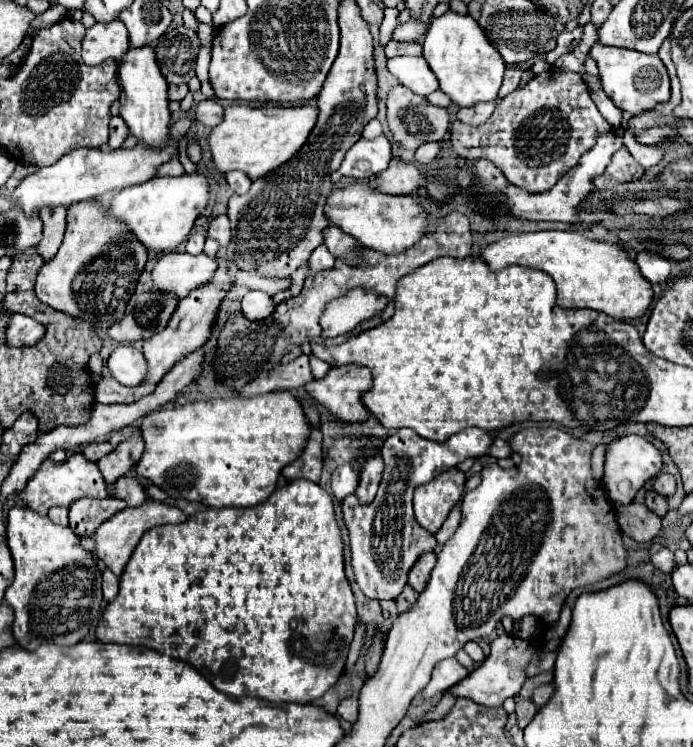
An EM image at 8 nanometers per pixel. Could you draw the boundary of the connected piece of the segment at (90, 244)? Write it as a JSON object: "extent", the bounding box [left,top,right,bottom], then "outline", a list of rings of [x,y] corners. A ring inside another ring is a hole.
{"extent":[36,202,146,322],"outline":[[[82,202],[82,206],[68,210],[64,242],[58,254],[38,272],[36,296],[54,310],[80,320],[116,322],[124,316],[144,264],[146,248],[126,234],[126,226],[106,218],[100,202]]]}

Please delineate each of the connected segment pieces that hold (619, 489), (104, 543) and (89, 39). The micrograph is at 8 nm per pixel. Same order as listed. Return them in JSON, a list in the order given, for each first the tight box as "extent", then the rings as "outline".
[{"extent":[602,434,662,506],"outline":[[[628,434],[616,442],[612,442],[608,446],[606,452],[606,462],[604,462],[604,478],[602,482],[606,482],[606,494],[612,500],[612,504],[616,506],[626,506],[630,502],[634,502],[636,492],[654,476],[658,476],[662,472],[662,454],[660,450],[648,442],[644,436],[638,434]]]},{"extent":[92,500,186,576],"outline":[[[146,500],[144,504],[136,506],[136,508],[124,508],[118,514],[114,514],[114,518],[108,518],[106,522],[102,522],[96,532],[92,534],[94,542],[96,542],[96,556],[106,564],[106,568],[110,568],[116,576],[120,576],[124,572],[126,562],[130,560],[136,544],[140,542],[142,534],[158,524],[170,524],[170,522],[184,522],[186,514],[170,504],[162,504],[156,500]]]},{"extent":[82,20,128,66],"outline":[[[122,20],[96,22],[86,30],[82,40],[82,60],[90,66],[102,64],[108,58],[122,58],[128,52],[128,32]]]}]

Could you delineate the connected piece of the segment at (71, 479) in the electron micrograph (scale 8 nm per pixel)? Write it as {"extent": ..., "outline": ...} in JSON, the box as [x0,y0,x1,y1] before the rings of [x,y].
{"extent":[18,454,108,516],"outline":[[[72,454],[63,462],[54,462],[54,460],[46,458],[42,462],[42,466],[38,468],[38,472],[26,482],[26,488],[18,494],[20,502],[26,504],[28,508],[32,508],[34,512],[38,512],[40,516],[46,516],[48,510],[54,506],[68,508],[74,500],[84,498],[84,496],[106,498],[108,490],[106,490],[106,482],[104,482],[100,470],[96,468],[96,464],[86,462],[86,458],[82,458],[82,454]]]}

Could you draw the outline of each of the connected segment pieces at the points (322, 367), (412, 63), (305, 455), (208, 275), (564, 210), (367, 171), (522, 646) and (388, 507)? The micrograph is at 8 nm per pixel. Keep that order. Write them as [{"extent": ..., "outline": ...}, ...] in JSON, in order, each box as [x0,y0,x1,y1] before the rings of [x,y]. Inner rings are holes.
[{"extent":[310,356,332,378],"outline":[[[310,356],[310,368],[312,368],[312,374],[314,374],[314,378],[322,378],[330,368],[332,368],[332,364],[328,364],[328,362],[324,362],[324,360],[320,360],[320,358],[314,358],[314,356]]]},{"extent":[388,56,438,96],"outline":[[[396,56],[388,60],[388,70],[402,86],[418,96],[428,96],[438,90],[438,80],[434,80],[432,70],[426,66],[422,56]]]},{"extent":[282,426,322,482],"outline":[[[310,426],[310,436],[308,436],[308,442],[306,442],[300,458],[290,462],[282,470],[282,474],[286,476],[286,480],[306,478],[306,480],[318,482],[320,472],[322,472],[322,434],[316,426]]]},{"extent":[152,252,218,300],"outline":[[[170,252],[156,262],[152,282],[158,292],[174,294],[182,300],[192,290],[212,282],[216,268],[218,264],[206,254],[190,256],[186,252]]]},{"extent":[506,128,624,224],"outline":[[[616,128],[610,134],[604,134],[596,142],[596,146],[580,158],[578,166],[574,166],[574,170],[568,170],[558,180],[558,184],[552,190],[548,190],[546,194],[526,194],[526,190],[518,190],[518,186],[510,184],[506,188],[510,214],[514,218],[522,218],[522,220],[560,220],[560,222],[574,222],[576,224],[578,222],[578,218],[576,218],[576,206],[578,206],[578,202],[596,188],[592,180],[606,170],[606,166],[610,164],[612,154],[622,148],[622,136],[624,136],[622,128]]]},{"extent":[330,134,390,184],"outline":[[[382,134],[374,140],[364,140],[360,138],[346,154],[342,166],[330,176],[335,184],[342,176],[350,176],[356,180],[366,180],[372,174],[378,174],[388,168],[390,164],[390,140]]]},{"extent":[450,634,538,706],"outline":[[[502,634],[498,636],[492,644],[492,654],[486,658],[482,666],[478,666],[470,676],[464,678],[462,684],[454,686],[450,692],[454,692],[460,698],[470,698],[476,704],[482,706],[502,706],[502,702],[510,696],[516,696],[524,684],[526,676],[526,666],[530,664],[532,656],[538,656],[538,648],[532,646],[528,640],[522,640],[512,634]]]},{"extent":[342,428,492,600],"outline":[[[398,428],[392,436],[384,440],[384,478],[380,482],[378,494],[370,506],[360,506],[358,498],[352,494],[342,502],[344,522],[350,532],[352,566],[356,582],[364,596],[374,600],[396,600],[406,584],[406,574],[414,564],[418,554],[436,548],[432,534],[416,534],[416,518],[412,512],[412,492],[416,486],[430,482],[440,472],[454,468],[466,458],[484,456],[492,446],[492,434],[482,428],[464,428],[452,434],[444,442],[432,442],[420,438],[410,428]]]}]

